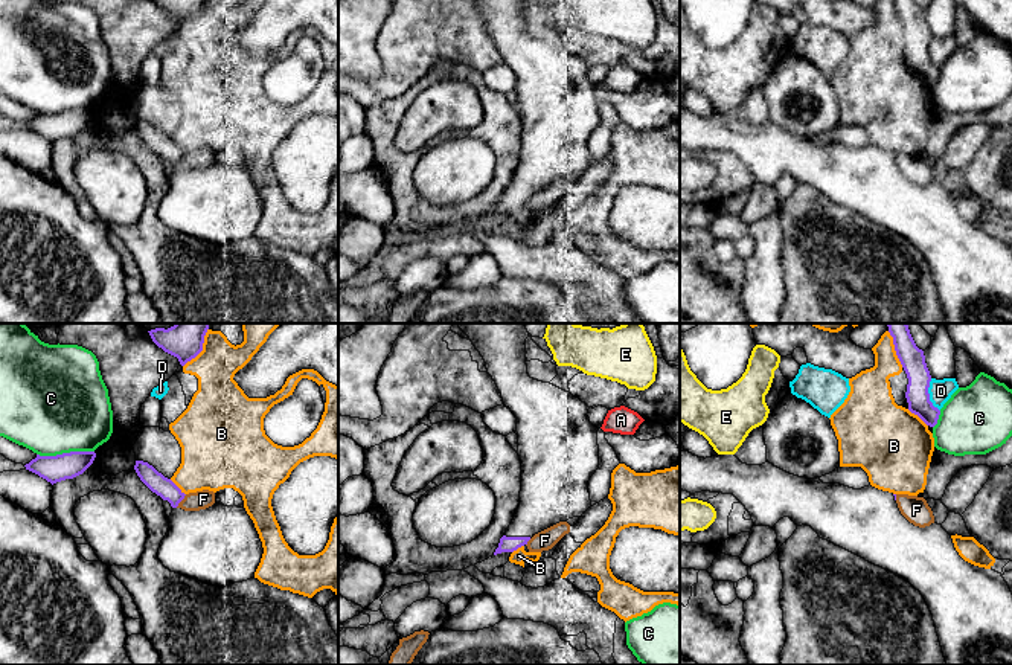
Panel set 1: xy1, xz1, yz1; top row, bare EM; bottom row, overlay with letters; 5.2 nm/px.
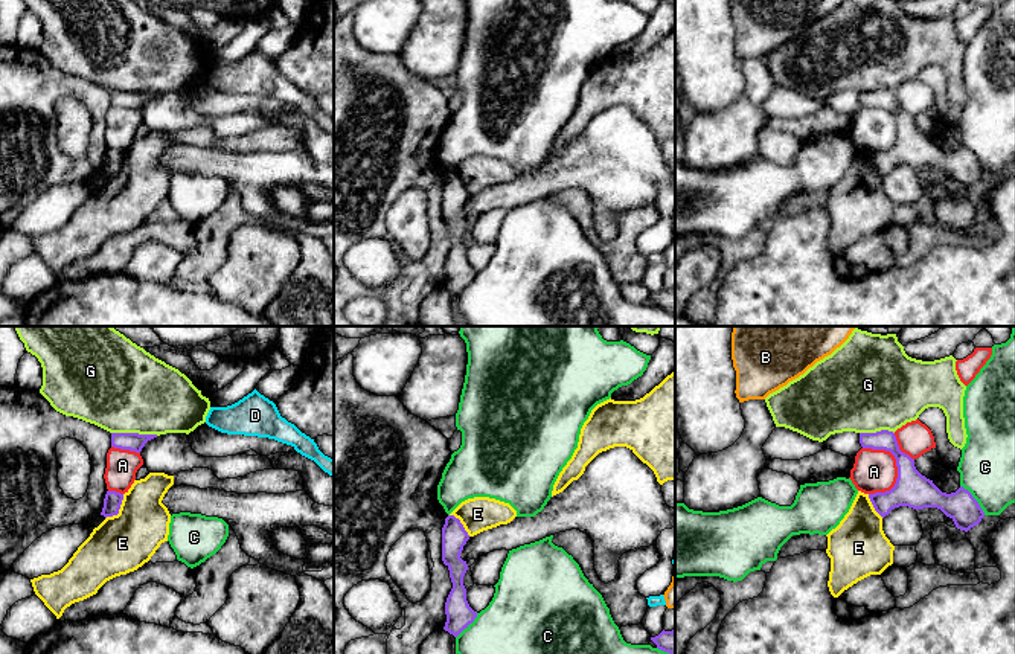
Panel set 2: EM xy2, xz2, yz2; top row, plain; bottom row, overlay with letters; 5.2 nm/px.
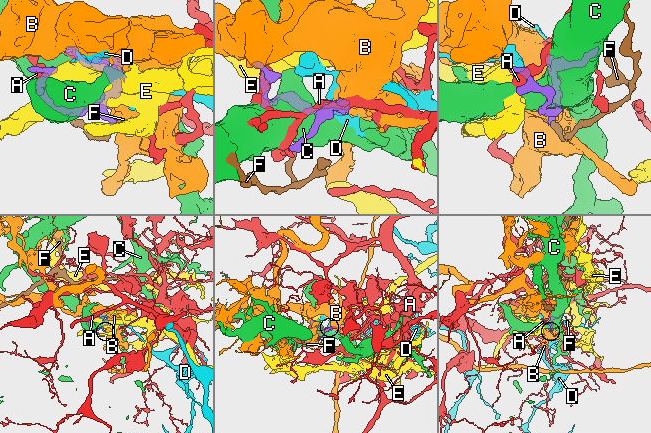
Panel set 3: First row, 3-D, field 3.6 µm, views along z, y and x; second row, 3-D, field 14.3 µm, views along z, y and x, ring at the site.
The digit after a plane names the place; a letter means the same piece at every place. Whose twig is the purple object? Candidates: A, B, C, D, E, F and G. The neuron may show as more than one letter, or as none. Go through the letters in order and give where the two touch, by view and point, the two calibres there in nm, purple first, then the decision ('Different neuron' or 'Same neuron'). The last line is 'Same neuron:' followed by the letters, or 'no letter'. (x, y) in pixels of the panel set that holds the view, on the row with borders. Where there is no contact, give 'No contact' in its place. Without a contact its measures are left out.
A: Touches purple at yz2 (895, 458). Thickness 190 nm (purple) against 220 nm. Different neuron
B: Touches purple at xy1 (201, 348). Thickness 190 nm (purple) against 220 nm. Different neuron
C: Touches purple at xy1 (64, 453). Thickness 140 nm (purple) against 500 nm. Different neuron
D: Touches purple at yz1 (928, 395). Thickness 130 nm (purple) against 120 nm. Different neuron
E: Touches purple at xy2 (119, 508). Thickness 100 nm (purple) against 300 nm. Different neuron
F: Touches purple at xy1 (182, 499). Thickness 110 nm (purple) against 100 nm. Different neuron
G: Touches purple at xy2 (134, 433). Thickness 100 nm (purple) against 460 nm. Different neuron
Same neuron: no letter

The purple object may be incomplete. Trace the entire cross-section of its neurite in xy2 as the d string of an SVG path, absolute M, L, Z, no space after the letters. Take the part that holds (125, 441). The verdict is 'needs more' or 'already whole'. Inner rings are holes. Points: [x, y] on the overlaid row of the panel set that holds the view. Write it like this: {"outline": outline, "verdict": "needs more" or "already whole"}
{"outline": "M111 433L111 447L140 453L145 444L157 434Z", "verdict": "already whole"}

